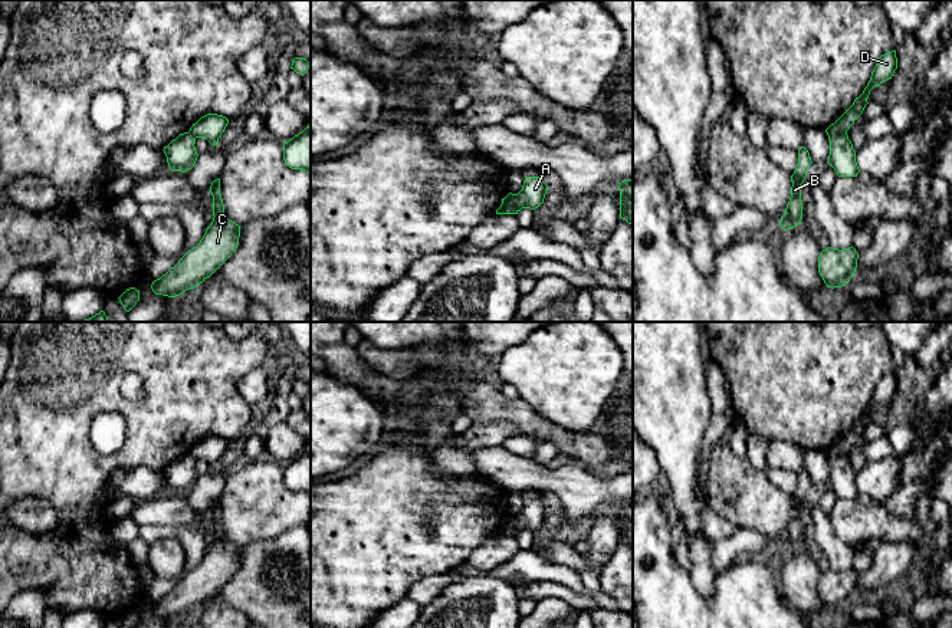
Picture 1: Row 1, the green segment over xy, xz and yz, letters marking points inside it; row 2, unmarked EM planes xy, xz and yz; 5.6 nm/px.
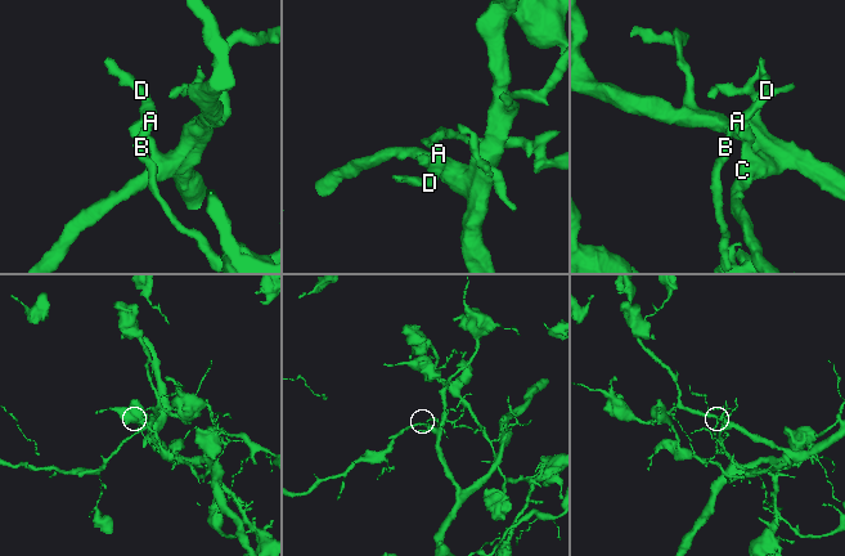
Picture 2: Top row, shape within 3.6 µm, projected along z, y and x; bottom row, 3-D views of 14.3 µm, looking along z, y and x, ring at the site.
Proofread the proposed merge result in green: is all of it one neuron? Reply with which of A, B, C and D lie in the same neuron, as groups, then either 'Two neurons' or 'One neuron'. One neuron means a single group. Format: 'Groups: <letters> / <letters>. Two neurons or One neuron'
Groups: A B D / C. Two neurons

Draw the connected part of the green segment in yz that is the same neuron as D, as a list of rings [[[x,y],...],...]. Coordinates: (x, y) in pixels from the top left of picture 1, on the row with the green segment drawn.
[[[896,50],[882,55],[876,62],[870,80],[864,88],[863,93],[859,98],[856,98],[853,105],[834,124],[831,124],[825,129],[827,135],[846,134],[854,124],[854,121],[863,114],[866,105],[869,103],[867,98],[870,95],[870,91],[874,86],[879,86],[880,83],[892,79],[896,69],[897,69]]]

